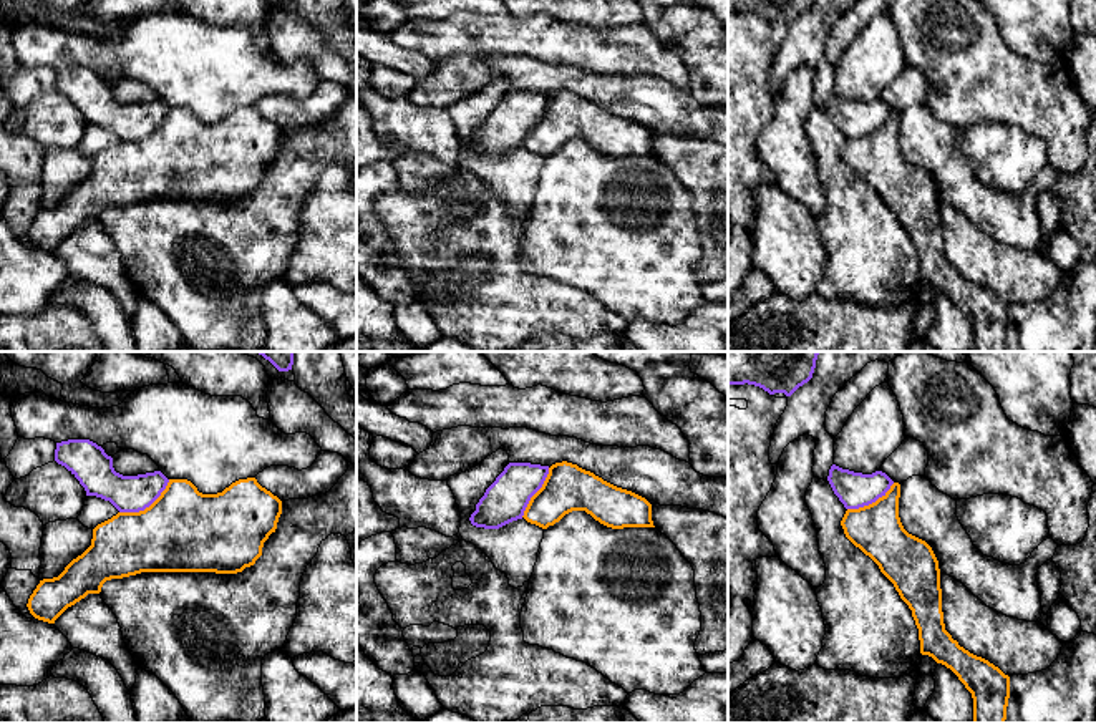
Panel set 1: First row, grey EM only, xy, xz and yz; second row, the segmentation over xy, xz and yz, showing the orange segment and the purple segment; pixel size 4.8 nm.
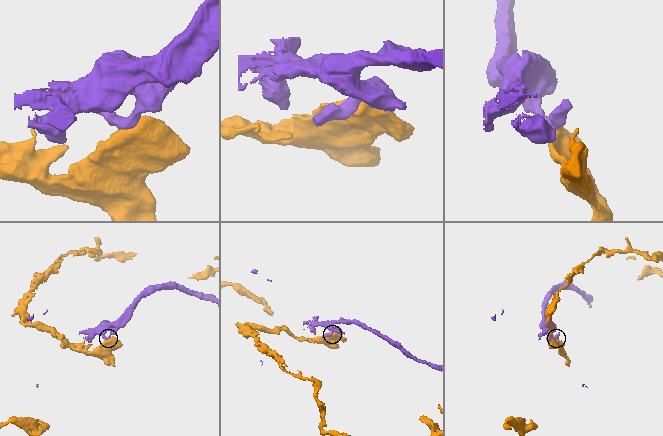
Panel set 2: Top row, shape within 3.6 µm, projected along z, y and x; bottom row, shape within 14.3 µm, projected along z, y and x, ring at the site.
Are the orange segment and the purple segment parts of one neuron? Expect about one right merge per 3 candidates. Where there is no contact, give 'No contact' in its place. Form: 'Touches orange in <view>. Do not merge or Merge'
Touches orange in xy. Do not merge

